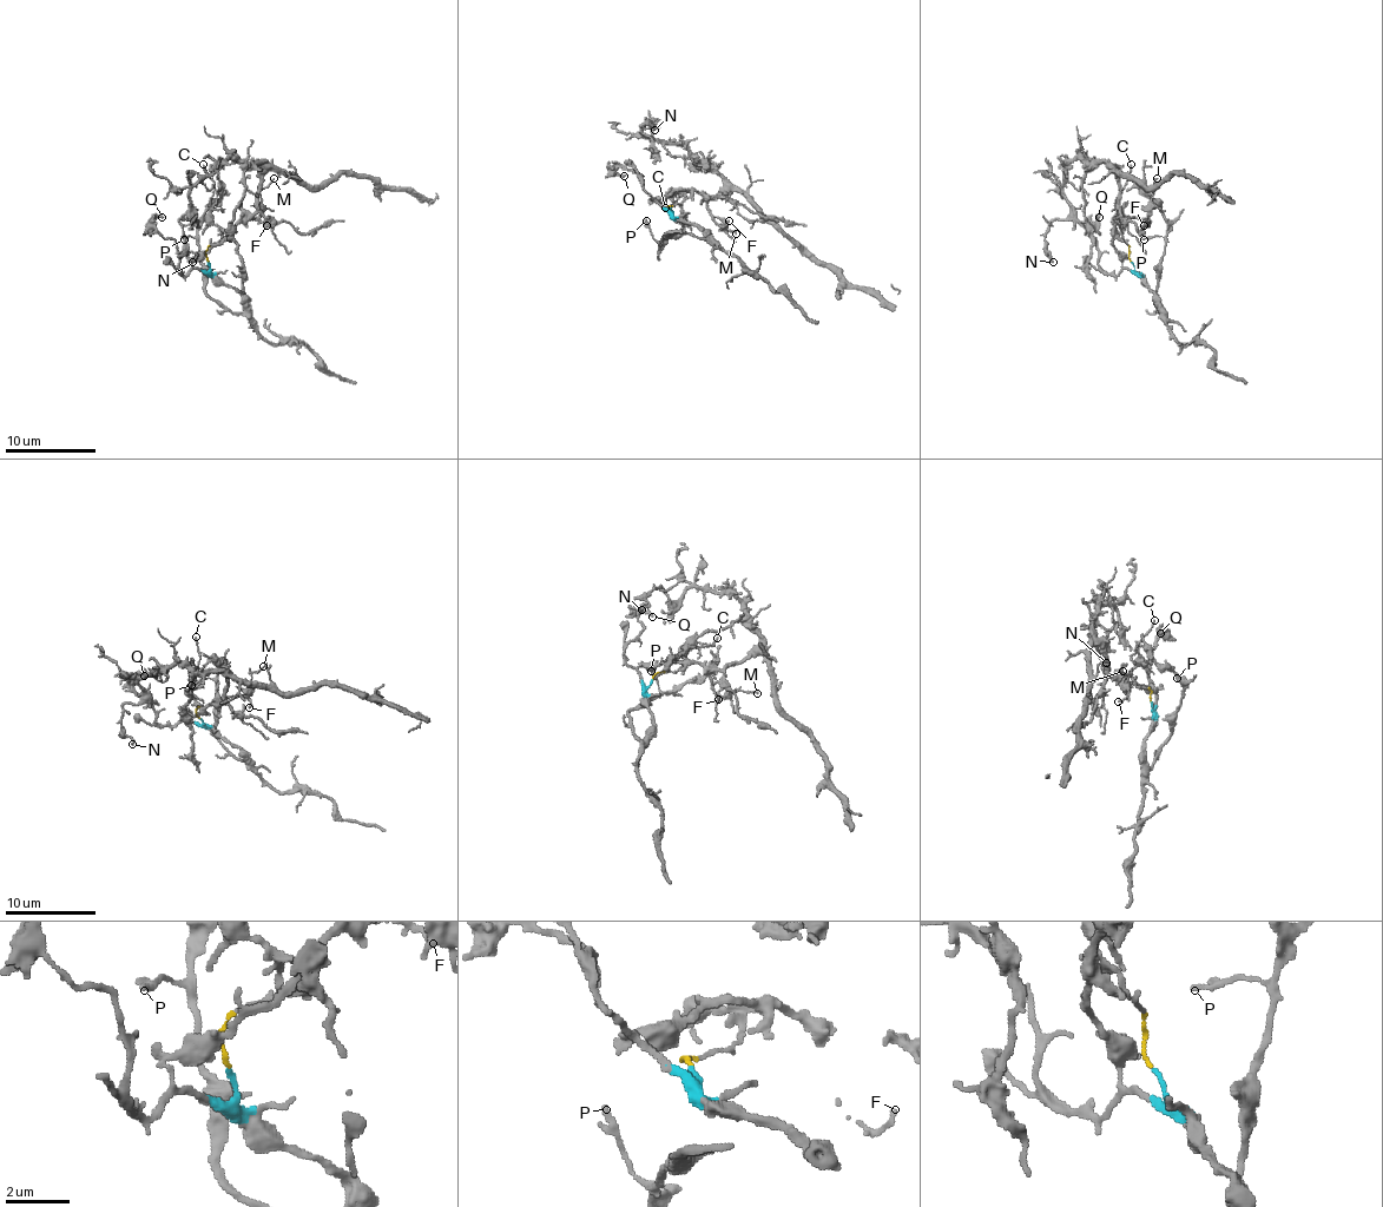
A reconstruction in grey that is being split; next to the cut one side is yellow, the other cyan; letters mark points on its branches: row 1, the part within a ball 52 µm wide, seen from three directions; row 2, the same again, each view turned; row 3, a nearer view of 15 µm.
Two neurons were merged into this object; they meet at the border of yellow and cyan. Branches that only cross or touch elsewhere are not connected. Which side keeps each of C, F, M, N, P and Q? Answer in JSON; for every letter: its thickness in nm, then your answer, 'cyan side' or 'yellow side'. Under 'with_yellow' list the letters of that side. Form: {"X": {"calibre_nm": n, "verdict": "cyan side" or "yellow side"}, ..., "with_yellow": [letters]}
{"C": {"calibre_nm": 120, "verdict": "yellow side"}, "F": {"calibre_nm": 140, "verdict": "yellow side"}, "M": {"calibre_nm": 120, "verdict": "yellow side"}, "N": {"calibre_nm": 150, "verdict": "yellow side"}, "P": {"calibre_nm": 220, "verdict": "cyan side"}, "Q": {"calibre_nm": 190, "verdict": "cyan side"}, "with_yellow": ["C", "F", "M", "N"]}

